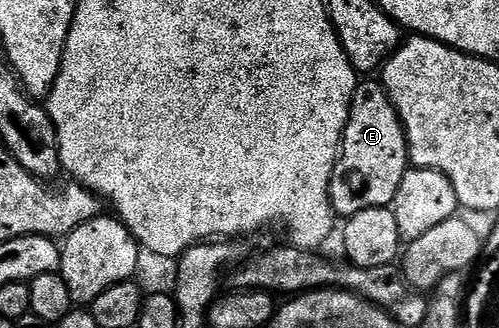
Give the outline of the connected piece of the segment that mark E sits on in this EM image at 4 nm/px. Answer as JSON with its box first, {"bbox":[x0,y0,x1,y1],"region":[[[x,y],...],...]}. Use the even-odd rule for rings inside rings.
{"bbox":[328,82,409,217],"region":[[[357,82],[340,158],[328,190],[333,212],[347,217],[362,213],[362,209],[391,207],[398,185],[402,185],[402,177],[409,170],[408,139],[404,136],[404,126],[400,124],[400,114],[384,91],[383,82]]]}

